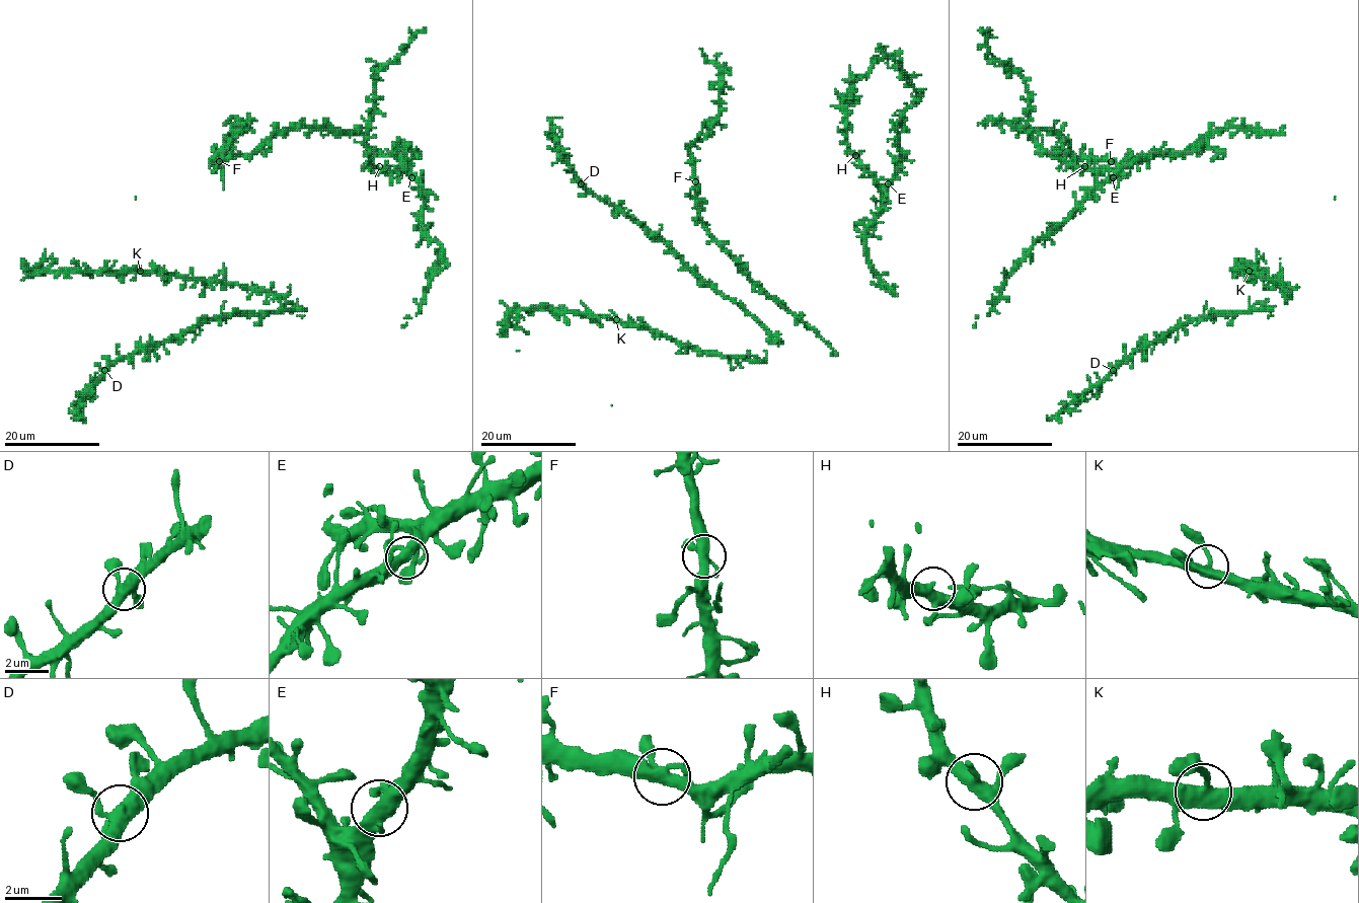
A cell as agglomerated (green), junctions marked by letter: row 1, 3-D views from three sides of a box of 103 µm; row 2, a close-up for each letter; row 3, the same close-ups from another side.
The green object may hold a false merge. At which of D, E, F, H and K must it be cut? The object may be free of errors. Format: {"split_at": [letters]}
{"split_at": []}

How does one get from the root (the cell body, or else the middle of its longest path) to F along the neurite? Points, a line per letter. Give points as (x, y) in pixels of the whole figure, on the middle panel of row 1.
F: (758, 286), (703, 224), (699, 215), (695, 181)

